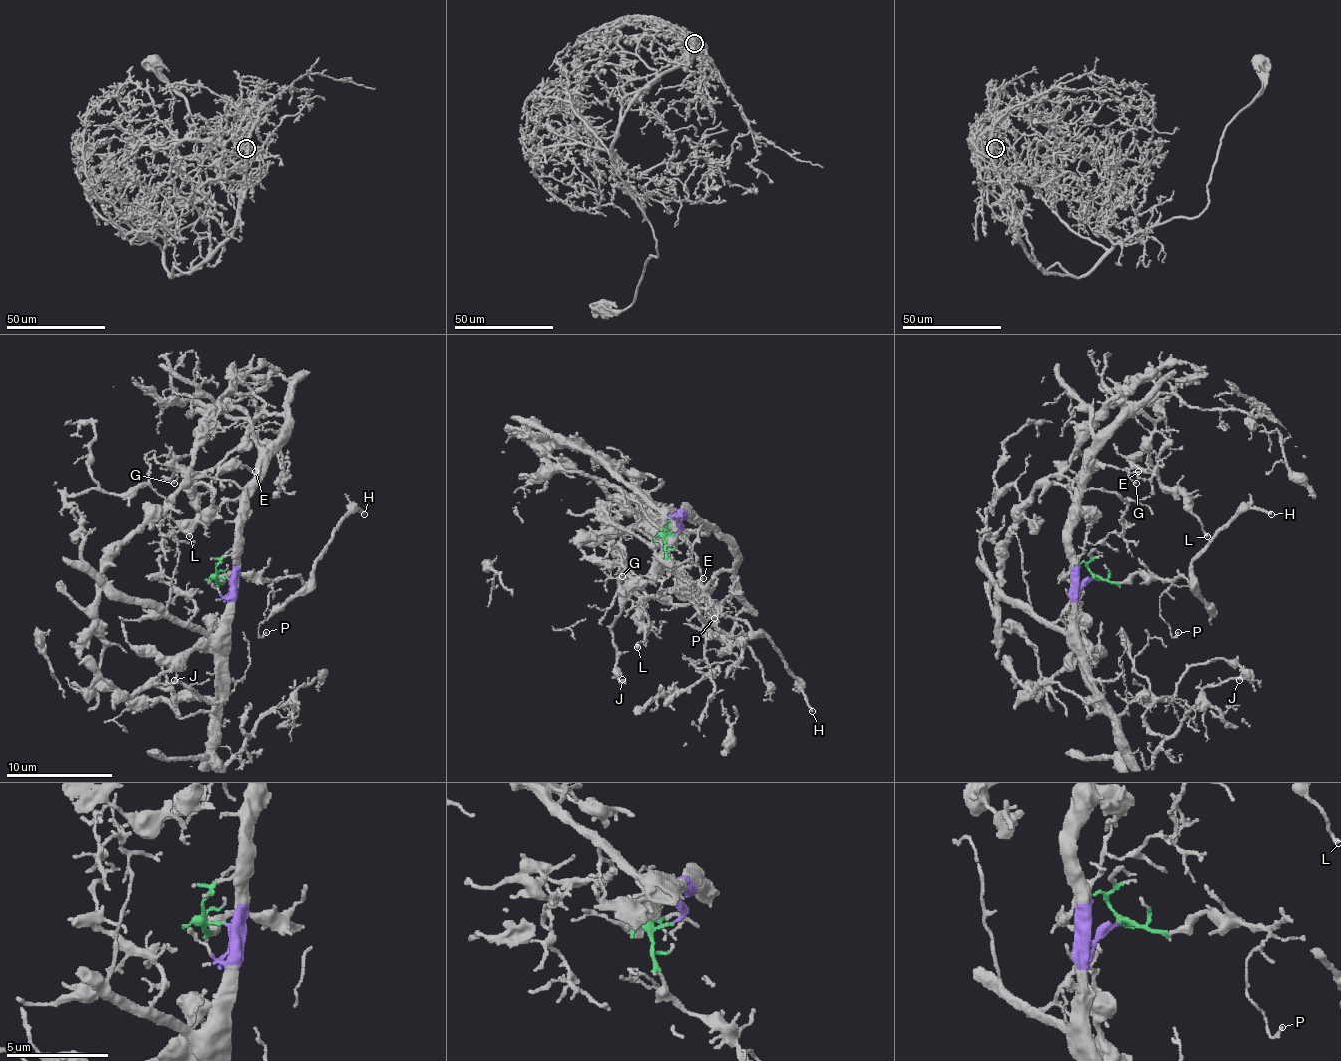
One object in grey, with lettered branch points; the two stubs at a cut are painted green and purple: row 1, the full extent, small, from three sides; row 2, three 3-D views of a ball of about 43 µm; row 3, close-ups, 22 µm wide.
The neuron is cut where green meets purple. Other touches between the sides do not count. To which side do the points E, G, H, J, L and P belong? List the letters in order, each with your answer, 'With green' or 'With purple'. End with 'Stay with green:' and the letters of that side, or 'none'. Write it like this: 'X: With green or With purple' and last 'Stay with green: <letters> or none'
E: With purple
G: With purple
H: With green
J: With purple
L: With purple
P: With green
Stay with green: H, P

